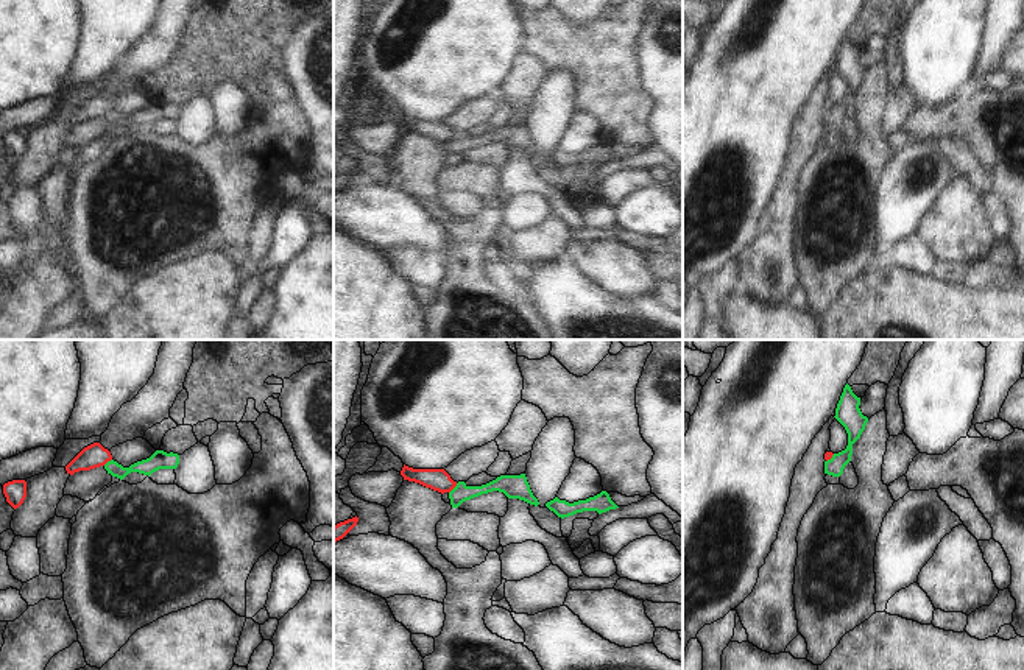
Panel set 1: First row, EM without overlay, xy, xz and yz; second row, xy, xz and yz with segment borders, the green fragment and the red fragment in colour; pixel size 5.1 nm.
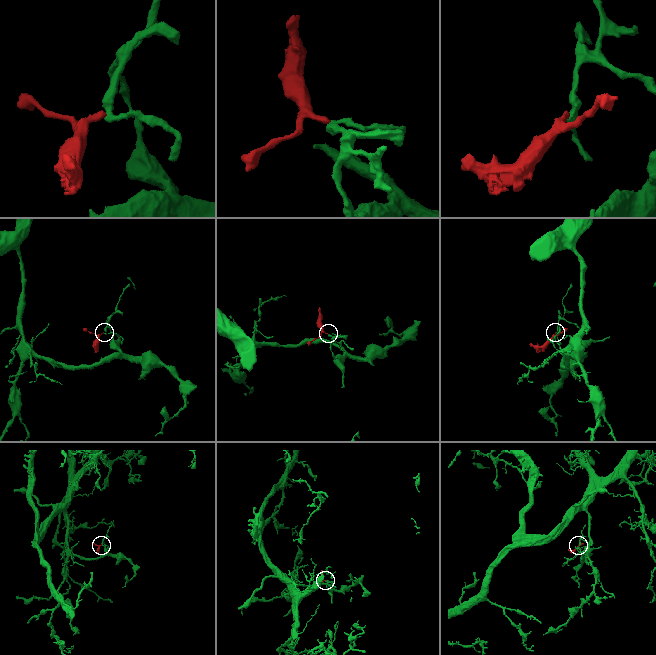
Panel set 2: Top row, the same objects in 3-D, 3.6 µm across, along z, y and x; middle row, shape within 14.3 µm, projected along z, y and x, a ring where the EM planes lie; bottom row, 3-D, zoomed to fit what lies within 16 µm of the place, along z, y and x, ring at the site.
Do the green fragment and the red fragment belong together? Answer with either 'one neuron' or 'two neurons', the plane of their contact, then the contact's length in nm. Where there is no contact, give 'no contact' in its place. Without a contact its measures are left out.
two neurons; contact in xz; length 70 nm

